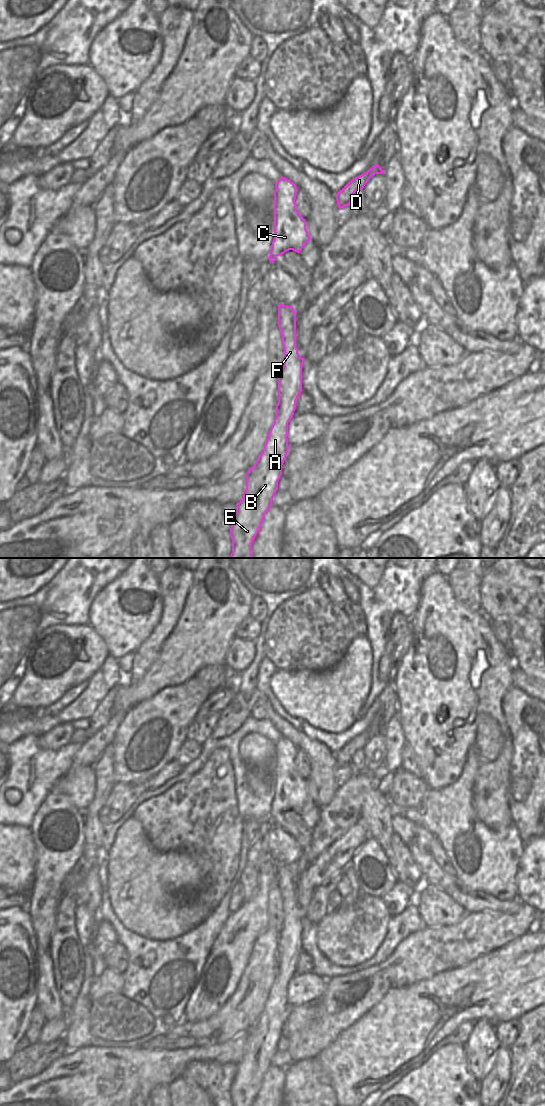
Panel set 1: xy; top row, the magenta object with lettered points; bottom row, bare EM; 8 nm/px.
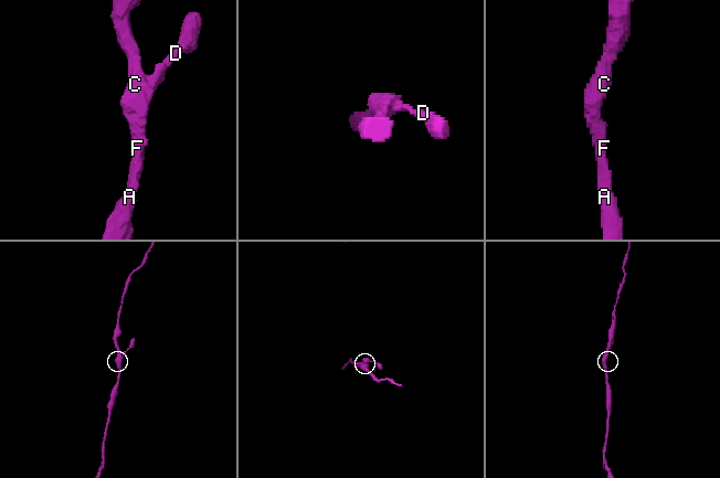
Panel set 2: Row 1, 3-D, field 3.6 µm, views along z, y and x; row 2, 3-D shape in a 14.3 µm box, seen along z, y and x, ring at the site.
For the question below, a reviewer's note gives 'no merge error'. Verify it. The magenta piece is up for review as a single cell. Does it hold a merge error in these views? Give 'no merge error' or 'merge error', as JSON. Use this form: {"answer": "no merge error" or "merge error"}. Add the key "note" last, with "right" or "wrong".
{"answer": "no merge error", "note": "right"}

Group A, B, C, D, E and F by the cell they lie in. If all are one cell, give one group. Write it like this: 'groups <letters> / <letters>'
groups A B C D E F

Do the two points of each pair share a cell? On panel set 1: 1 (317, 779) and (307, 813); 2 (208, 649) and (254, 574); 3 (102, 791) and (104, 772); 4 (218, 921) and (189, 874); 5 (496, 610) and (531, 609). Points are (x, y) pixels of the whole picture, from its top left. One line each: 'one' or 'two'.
1: two
2: two
3: one
4: two
5: two

